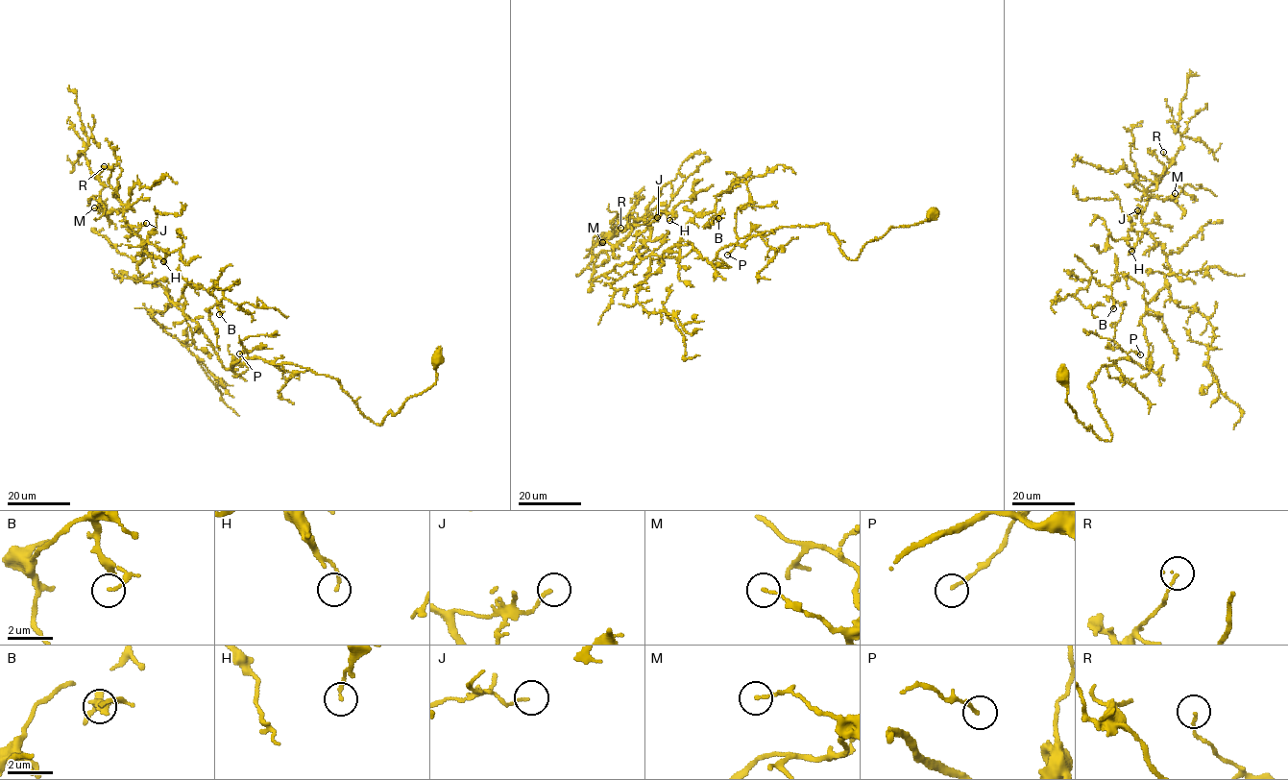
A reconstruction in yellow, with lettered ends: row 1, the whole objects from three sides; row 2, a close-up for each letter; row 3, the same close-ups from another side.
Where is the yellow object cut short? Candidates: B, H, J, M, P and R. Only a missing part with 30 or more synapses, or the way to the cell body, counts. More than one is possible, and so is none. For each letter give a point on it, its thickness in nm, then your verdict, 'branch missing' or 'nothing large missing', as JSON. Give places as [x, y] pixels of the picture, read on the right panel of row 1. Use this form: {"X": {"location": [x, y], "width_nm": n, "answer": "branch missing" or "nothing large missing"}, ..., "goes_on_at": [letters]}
{"B": {"location": [1113, 308], "width_nm": 110, "answer": "branch missing"}, "H": {"location": [1131, 251], "width_nm": 140, "answer": "nothing large missing"}, "J": {"location": [1137, 210], "width_nm": 130, "answer": "nothing large missing"}, "M": {"location": [1175, 193], "width_nm": 130, "answer": "nothing large missing"}, "P": {"location": [1140, 354], "width_nm": 160, "answer": "nothing large missing"}, "R": {"location": [1163, 152], "width_nm": 120, "answer": "nothing large missing"}, "goes_on_at": ["B"]}

